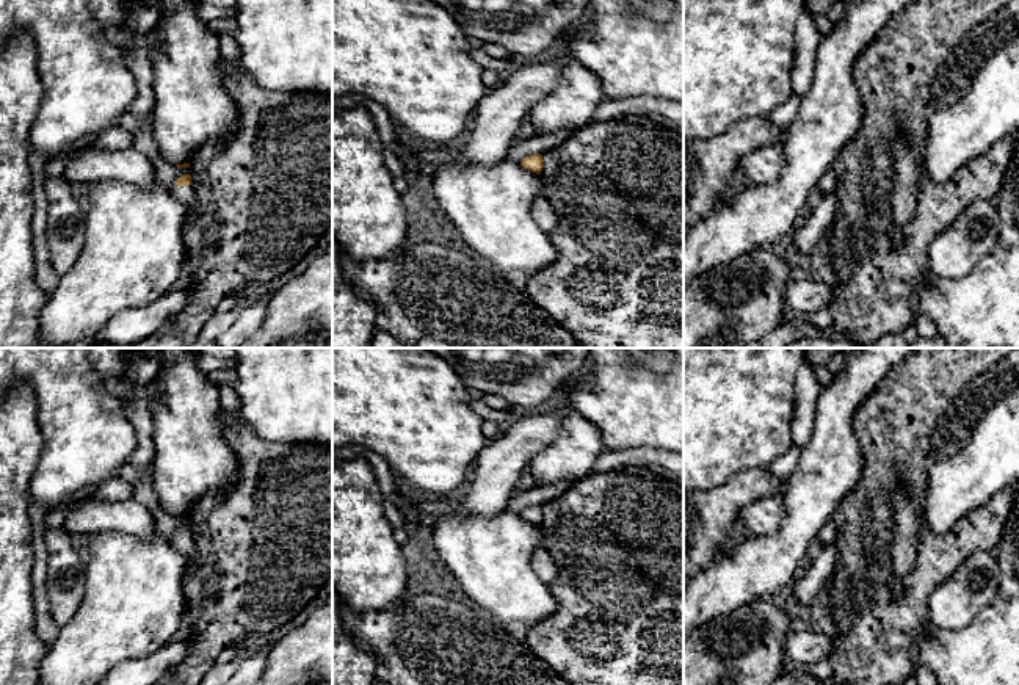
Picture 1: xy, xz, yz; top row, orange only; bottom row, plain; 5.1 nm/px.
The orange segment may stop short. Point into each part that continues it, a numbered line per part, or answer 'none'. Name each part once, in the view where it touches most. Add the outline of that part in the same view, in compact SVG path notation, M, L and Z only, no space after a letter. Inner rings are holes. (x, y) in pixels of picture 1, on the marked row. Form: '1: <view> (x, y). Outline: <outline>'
1: xy (185, 195). Outline: M193 185L172 187L171 193L187 208L191 208L194 205L196 194L194 194Z

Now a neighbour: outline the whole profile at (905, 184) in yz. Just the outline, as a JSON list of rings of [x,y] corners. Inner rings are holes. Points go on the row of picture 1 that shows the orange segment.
[[[900,136],[894,138],[894,177],[890,188],[890,210],[894,224],[901,229],[914,216],[919,196],[919,165],[909,146]]]

